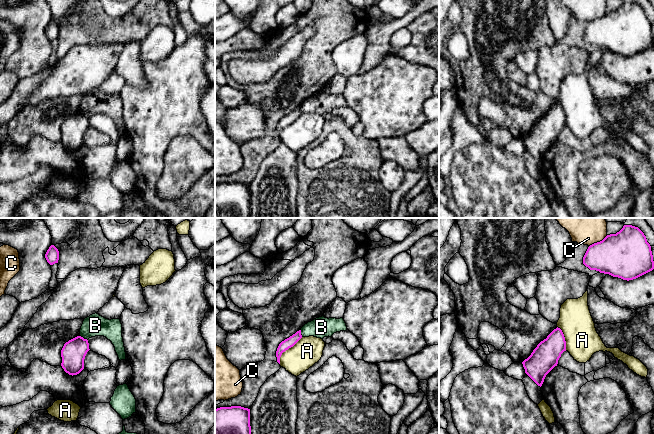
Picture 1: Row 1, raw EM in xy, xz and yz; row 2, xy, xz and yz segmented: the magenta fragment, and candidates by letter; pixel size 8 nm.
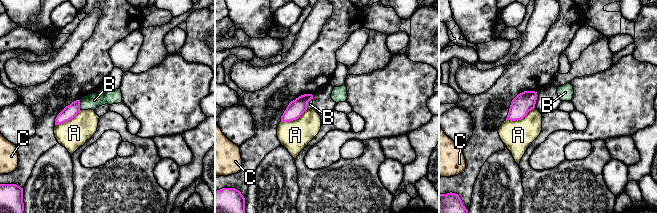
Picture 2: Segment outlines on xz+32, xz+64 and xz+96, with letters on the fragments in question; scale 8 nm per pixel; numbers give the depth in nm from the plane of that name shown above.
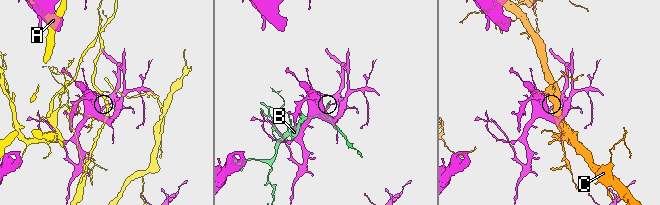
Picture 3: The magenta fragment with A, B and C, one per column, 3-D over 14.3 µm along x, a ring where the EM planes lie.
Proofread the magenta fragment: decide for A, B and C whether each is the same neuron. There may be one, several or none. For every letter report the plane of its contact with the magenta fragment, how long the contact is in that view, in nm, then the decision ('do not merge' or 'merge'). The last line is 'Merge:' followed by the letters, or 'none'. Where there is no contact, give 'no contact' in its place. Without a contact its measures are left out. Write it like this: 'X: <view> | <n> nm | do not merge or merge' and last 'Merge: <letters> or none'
A: xz | 280 nm | do not merge
B: xy | 80 nm | do not merge
C: yz | 180 nm | do not merge
Merge: none

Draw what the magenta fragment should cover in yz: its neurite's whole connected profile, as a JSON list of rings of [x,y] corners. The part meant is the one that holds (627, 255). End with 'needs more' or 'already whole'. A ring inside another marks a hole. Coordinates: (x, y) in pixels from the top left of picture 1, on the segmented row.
[[[624,225],[616,234],[590,245],[583,264],[590,270],[627,281],[654,269],[651,246],[644,233],[632,225]]]; already whole

